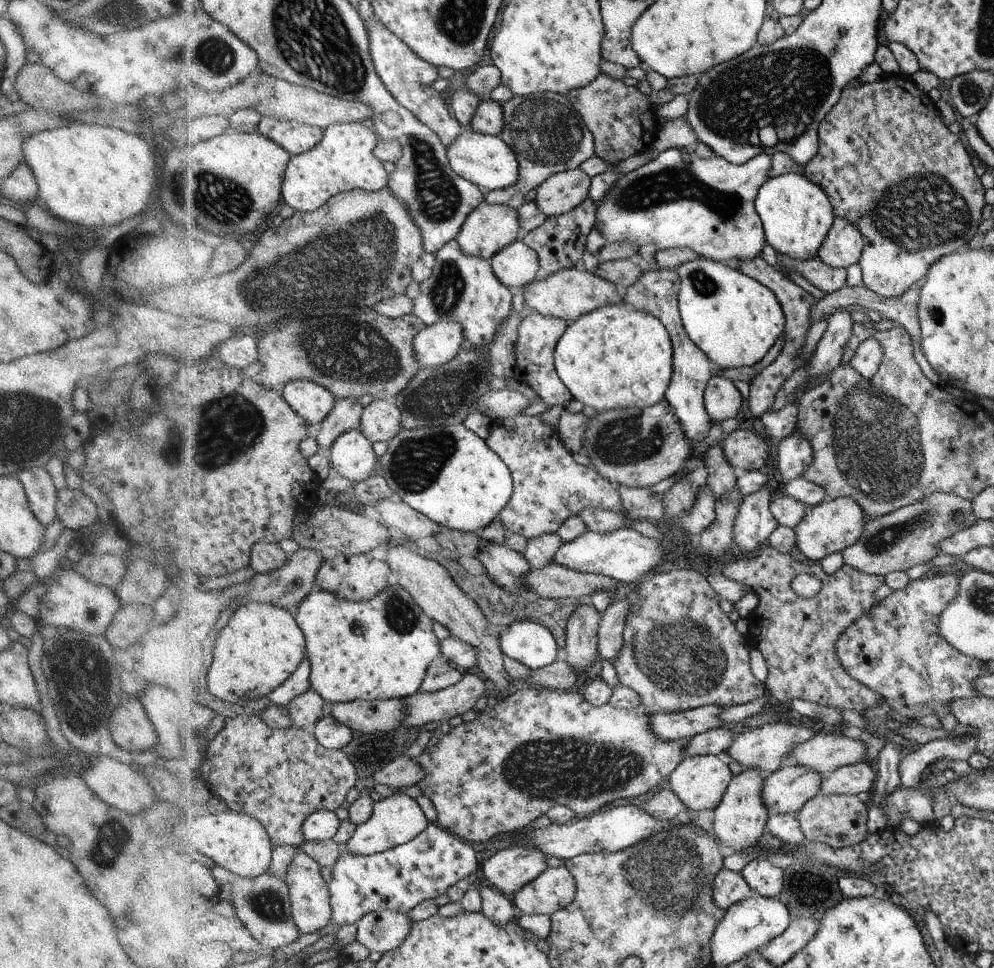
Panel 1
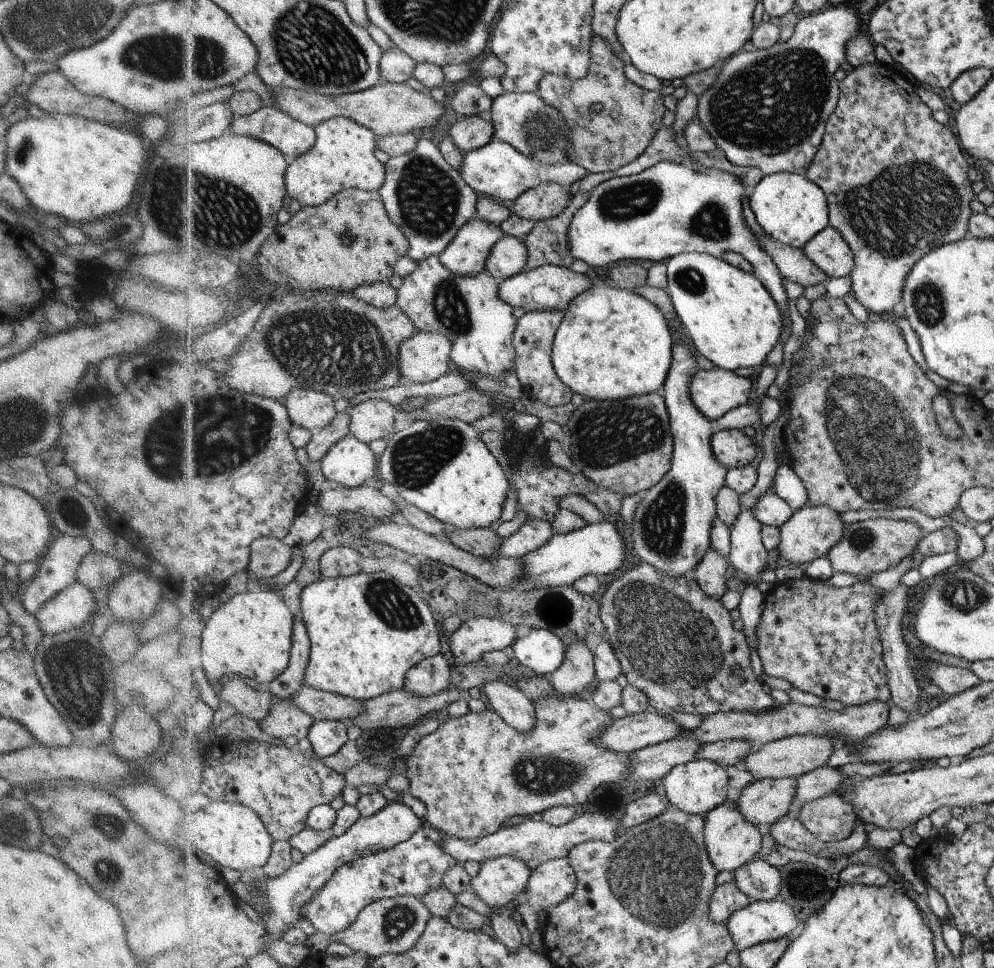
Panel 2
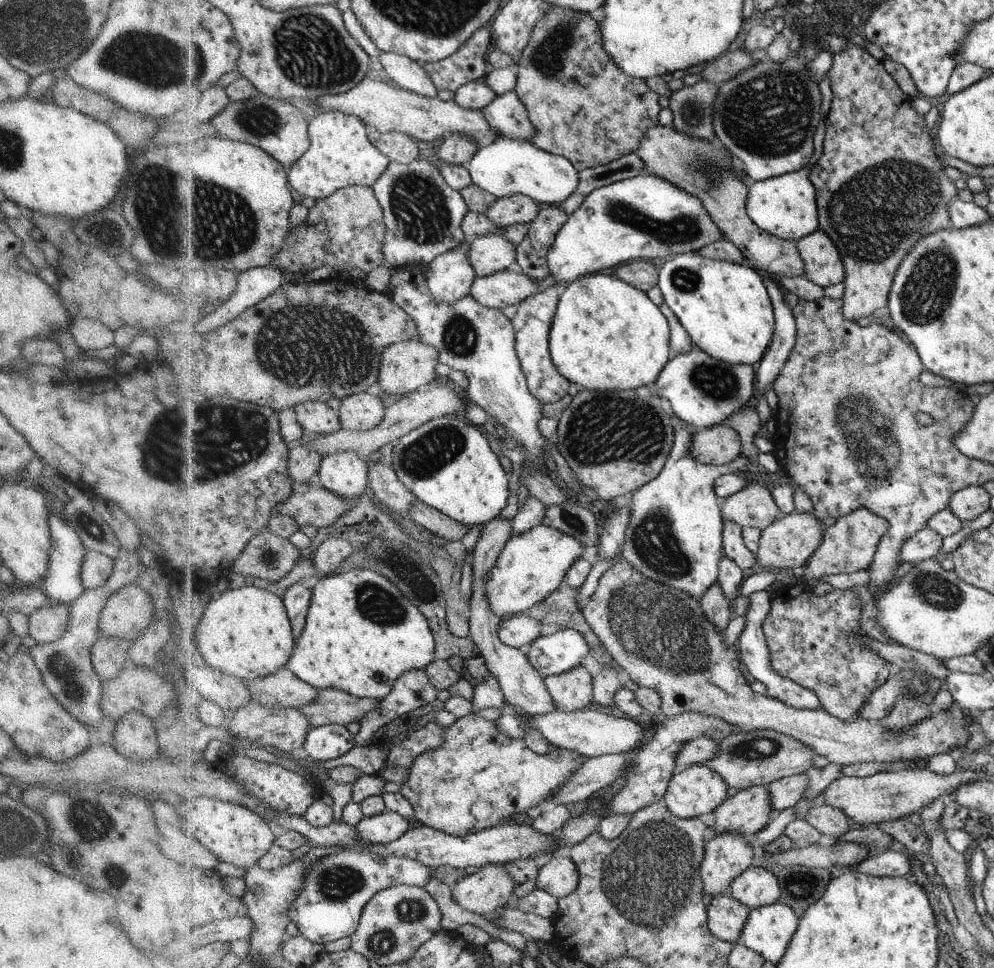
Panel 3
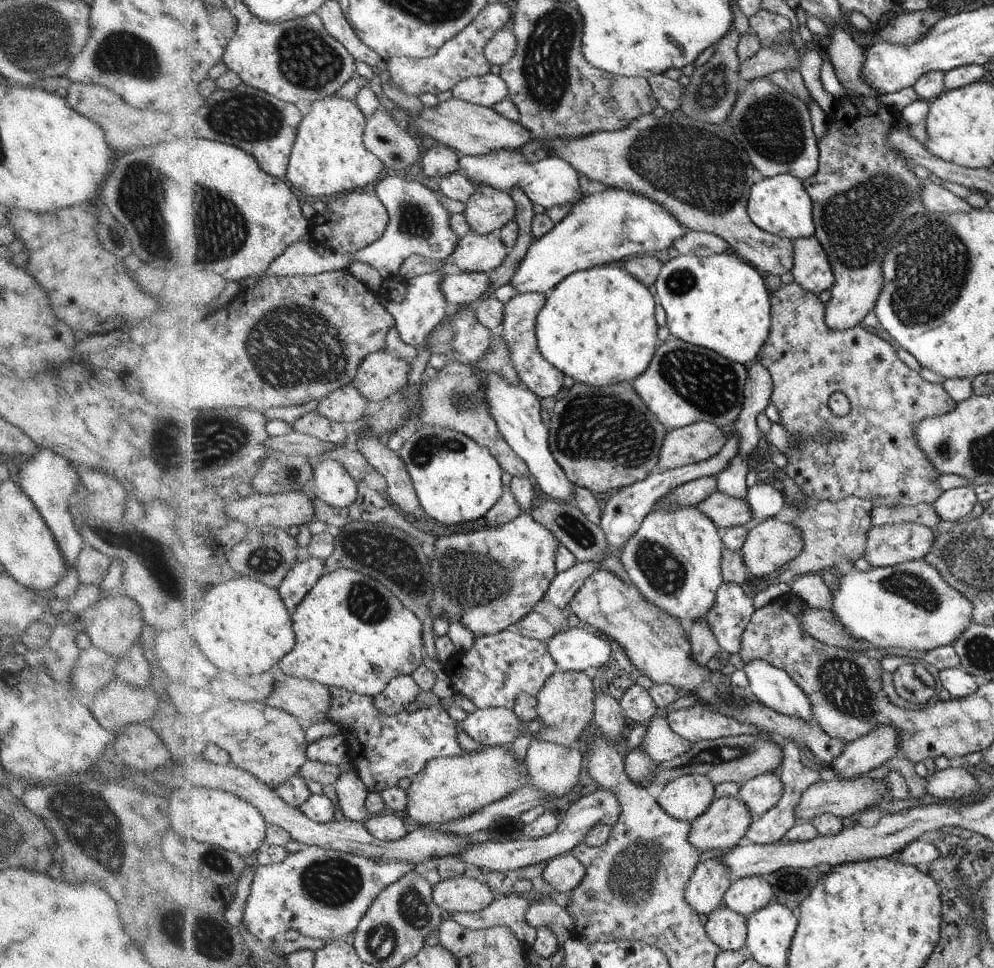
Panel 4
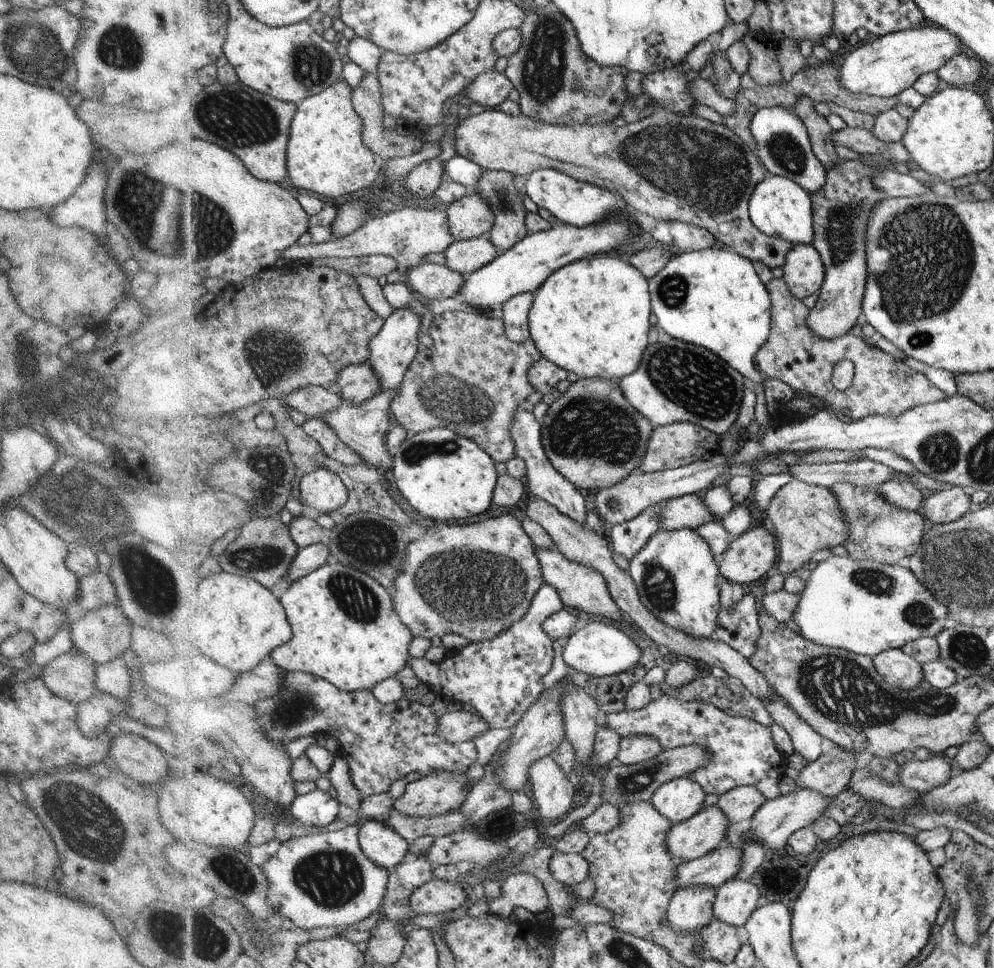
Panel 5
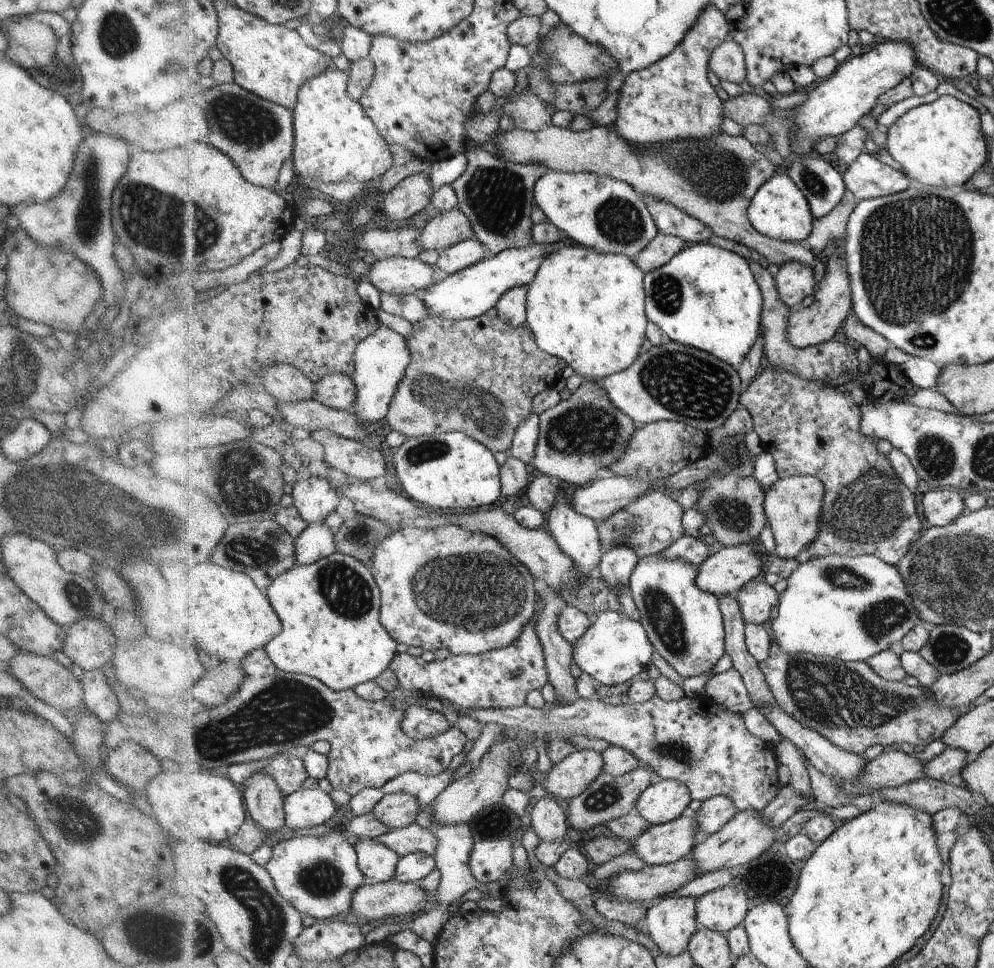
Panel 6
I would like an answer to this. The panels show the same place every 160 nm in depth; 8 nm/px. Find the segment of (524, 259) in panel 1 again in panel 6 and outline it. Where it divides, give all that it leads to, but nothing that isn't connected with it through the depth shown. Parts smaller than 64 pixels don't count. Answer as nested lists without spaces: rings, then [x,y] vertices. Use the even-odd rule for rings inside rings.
[[[474,237],[458,242],[458,244],[444,250],[439,255],[438,268],[448,275],[454,275],[458,270],[464,271],[464,268],[480,263],[482,258],[487,256],[482,243]]]

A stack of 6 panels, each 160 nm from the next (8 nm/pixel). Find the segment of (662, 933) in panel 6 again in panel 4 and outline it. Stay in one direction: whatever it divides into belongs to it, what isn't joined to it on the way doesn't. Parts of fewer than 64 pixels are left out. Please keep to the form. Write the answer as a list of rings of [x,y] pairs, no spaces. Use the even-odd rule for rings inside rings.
[[[720,857],[704,860],[695,869],[684,900],[696,914],[710,914],[715,911],[734,882],[731,870]]]

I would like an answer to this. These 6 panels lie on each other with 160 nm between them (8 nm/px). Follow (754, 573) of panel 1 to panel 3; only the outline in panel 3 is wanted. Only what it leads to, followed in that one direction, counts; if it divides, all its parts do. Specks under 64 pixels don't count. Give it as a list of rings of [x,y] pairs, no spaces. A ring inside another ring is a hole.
[[[798,582],[781,586],[772,594],[771,609],[763,624],[773,671],[817,694],[822,708],[840,720],[859,718],[859,708],[887,682],[894,670],[890,662],[859,641],[861,632],[865,634],[858,625],[862,612],[860,596],[854,589],[832,589],[817,595],[811,585]]]

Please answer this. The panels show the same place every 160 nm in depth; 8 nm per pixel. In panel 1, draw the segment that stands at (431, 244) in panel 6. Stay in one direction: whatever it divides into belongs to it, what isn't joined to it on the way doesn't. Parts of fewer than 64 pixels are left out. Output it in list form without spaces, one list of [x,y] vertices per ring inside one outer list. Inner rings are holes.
[[[580,168],[560,172],[537,187],[535,202],[547,217],[560,216],[588,198],[590,184],[590,176]]]

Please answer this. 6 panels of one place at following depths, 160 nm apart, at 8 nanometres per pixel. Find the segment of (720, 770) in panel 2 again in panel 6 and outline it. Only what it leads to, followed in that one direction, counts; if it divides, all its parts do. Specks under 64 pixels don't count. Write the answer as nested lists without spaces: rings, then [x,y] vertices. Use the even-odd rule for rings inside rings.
[[[675,779],[651,783],[638,796],[634,811],[649,824],[660,825],[679,819],[684,808],[690,804],[691,792],[686,784]]]

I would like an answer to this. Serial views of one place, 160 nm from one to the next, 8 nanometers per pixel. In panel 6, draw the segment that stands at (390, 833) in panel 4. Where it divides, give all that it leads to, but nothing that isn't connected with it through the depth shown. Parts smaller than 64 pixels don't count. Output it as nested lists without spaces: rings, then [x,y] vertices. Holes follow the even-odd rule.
[[[380,840],[356,841],[362,872],[370,882],[382,883],[396,879],[396,874],[403,858]]]

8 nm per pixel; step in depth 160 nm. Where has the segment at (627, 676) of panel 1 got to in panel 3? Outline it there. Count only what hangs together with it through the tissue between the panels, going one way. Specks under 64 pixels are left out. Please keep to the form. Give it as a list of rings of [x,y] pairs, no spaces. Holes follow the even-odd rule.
[[[622,559],[617,562],[610,569],[606,570],[604,574],[599,579],[598,586],[594,594],[591,595],[589,599],[581,604],[580,610],[583,612],[586,622],[591,626],[592,630],[596,633],[596,636],[601,640],[601,643],[605,646],[605,649],[611,654],[612,658],[618,662],[622,669],[628,672],[628,676],[638,684],[639,687],[646,687],[654,690],[661,696],[661,709],[664,714],[668,717],[673,717],[674,715],[679,715],[685,712],[689,713],[700,713],[705,715],[710,715],[713,717],[720,717],[727,720],[731,725],[740,728],[740,730],[746,731],[759,731],[759,730],[775,730],[779,733],[800,739],[800,742],[806,743],[813,748],[815,754],[820,754],[820,756],[826,756],[830,763],[836,763],[841,765],[864,764],[864,762],[896,762],[902,760],[908,765],[921,764],[923,765],[925,760],[931,756],[939,755],[942,753],[953,754],[955,749],[960,749],[963,747],[968,740],[971,739],[971,732],[969,729],[973,724],[973,718],[975,714],[972,714],[968,709],[958,708],[956,706],[957,702],[954,701],[949,709],[944,712],[936,714],[936,716],[930,715],[917,723],[911,724],[905,729],[900,729],[893,731],[892,729],[887,729],[884,725],[879,722],[877,724],[870,724],[866,719],[850,719],[850,720],[840,720],[840,717],[834,716],[832,713],[826,712],[826,709],[797,709],[792,705],[784,704],[781,700],[776,697],[764,696],[756,692],[756,684],[752,684],[754,681],[750,678],[749,672],[746,670],[743,661],[743,654],[741,653],[740,647],[728,644],[728,632],[724,632],[724,629],[717,629],[715,624],[712,624],[706,617],[704,608],[699,603],[698,598],[694,598],[688,593],[682,592],[680,589],[668,586],[667,584],[662,584],[660,581],[652,580],[647,576],[644,576],[639,572],[638,569],[634,568],[627,560]]]

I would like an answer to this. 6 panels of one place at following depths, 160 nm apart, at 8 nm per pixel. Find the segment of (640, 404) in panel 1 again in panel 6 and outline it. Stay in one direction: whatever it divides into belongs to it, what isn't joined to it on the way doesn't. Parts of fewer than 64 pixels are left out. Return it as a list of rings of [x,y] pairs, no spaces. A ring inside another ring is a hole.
[[[573,244],[570,247],[565,247],[560,250],[554,250],[546,254],[544,262],[540,264],[540,268],[536,270],[534,280],[530,284],[526,284],[526,323],[525,326],[535,334],[536,345],[539,346],[543,352],[547,354],[559,357],[561,360],[566,360],[570,369],[576,372],[584,379],[601,378],[605,379],[608,376],[616,375],[618,372],[626,370],[635,363],[638,354],[640,354],[640,348],[644,344],[644,332],[646,329],[646,289],[642,286],[642,280],[644,280],[644,272],[640,270],[632,260],[628,260],[625,255],[622,254],[598,254],[595,250],[590,248],[584,248],[582,245]]]

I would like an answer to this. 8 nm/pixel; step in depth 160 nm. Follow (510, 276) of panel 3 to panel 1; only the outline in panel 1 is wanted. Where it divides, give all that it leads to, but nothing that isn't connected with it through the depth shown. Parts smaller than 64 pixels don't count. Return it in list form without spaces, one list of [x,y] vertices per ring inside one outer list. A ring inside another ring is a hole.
[[[584,267],[558,270],[550,275],[543,275],[541,280],[522,288],[524,305],[527,312],[538,312],[544,316],[559,317],[568,324],[578,320],[582,314],[602,308],[606,304],[621,304],[623,299],[618,295],[616,286],[606,282],[597,275],[591,275]]]

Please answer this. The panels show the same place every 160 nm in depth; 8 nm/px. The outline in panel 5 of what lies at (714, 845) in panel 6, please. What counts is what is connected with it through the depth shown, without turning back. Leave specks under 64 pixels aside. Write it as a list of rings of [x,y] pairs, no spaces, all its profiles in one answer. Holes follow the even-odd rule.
[[[788,790],[785,796],[780,796],[776,799],[766,800],[758,810],[756,814],[750,818],[750,825],[746,830],[740,830],[740,832],[732,832],[728,829],[726,832],[726,838],[724,838],[723,844],[728,846],[734,846],[734,848],[744,848],[744,840],[746,838],[752,838],[752,840],[758,840],[764,848],[779,851],[784,848],[787,841],[791,839],[793,835],[804,827],[809,827],[814,820],[822,817],[822,812],[832,804],[832,798],[826,798],[814,790]]]

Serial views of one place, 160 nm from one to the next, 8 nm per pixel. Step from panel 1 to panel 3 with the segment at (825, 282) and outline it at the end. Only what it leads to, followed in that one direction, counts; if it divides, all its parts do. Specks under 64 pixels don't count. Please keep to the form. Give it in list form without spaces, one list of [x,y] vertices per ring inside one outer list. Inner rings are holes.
[[[660,125],[648,130],[636,154],[645,162],[646,172],[664,177],[700,197],[725,238],[743,251],[745,262],[750,266],[776,279],[805,276],[805,264],[796,242],[766,232],[749,216],[746,204],[750,188],[737,176],[739,165],[718,141],[709,143],[690,138],[674,127]]]

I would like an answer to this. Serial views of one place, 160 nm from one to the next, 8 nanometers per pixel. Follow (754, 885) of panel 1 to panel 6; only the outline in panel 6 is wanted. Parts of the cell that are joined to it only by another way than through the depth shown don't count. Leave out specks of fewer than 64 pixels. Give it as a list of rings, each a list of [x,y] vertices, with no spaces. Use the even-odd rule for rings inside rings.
[[[729,885],[696,899],[699,927],[727,934],[740,925],[748,912],[748,896],[744,890]]]

